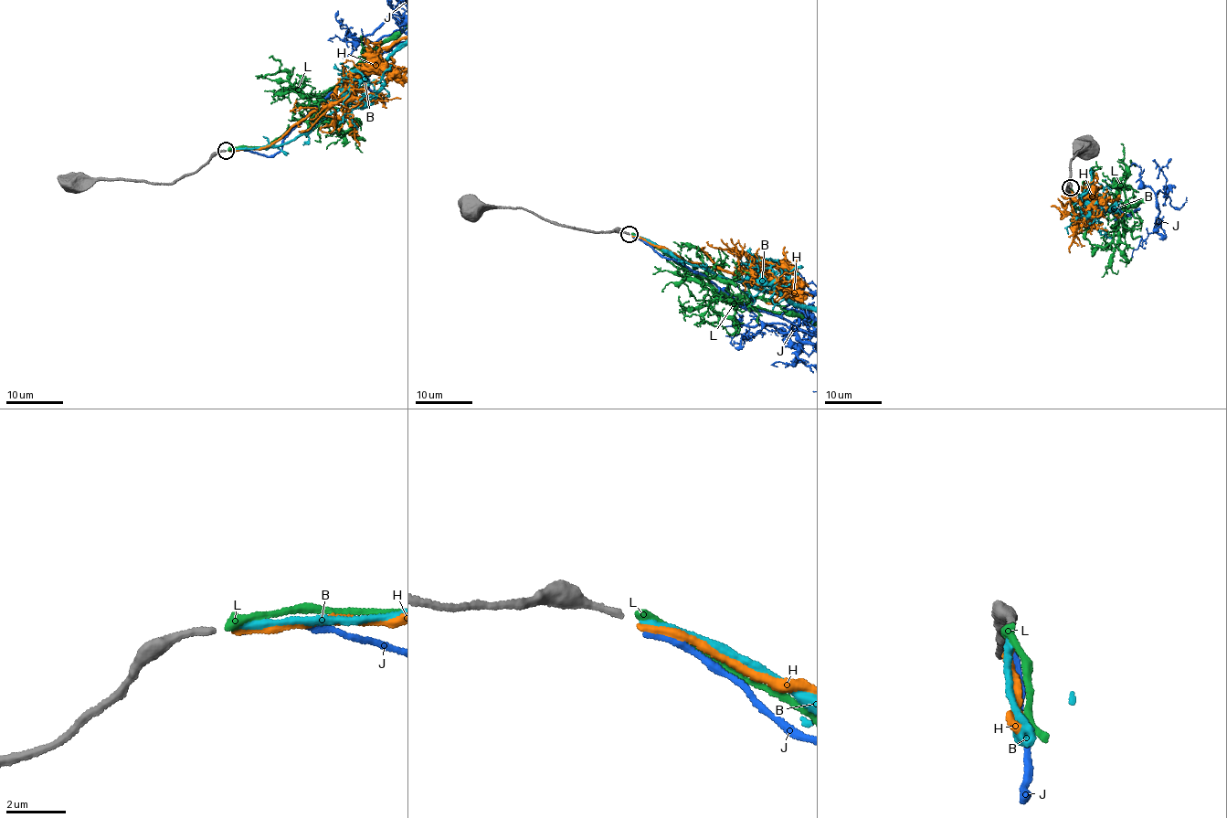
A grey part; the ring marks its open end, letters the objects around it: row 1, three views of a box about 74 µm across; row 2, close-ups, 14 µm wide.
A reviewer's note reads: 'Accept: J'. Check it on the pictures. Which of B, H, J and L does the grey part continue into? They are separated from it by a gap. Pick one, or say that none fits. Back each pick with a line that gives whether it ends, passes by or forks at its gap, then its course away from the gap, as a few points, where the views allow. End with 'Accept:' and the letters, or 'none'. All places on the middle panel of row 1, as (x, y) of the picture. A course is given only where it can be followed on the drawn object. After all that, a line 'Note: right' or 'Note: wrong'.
H: It ends there
Accept: H
Note: wrong

